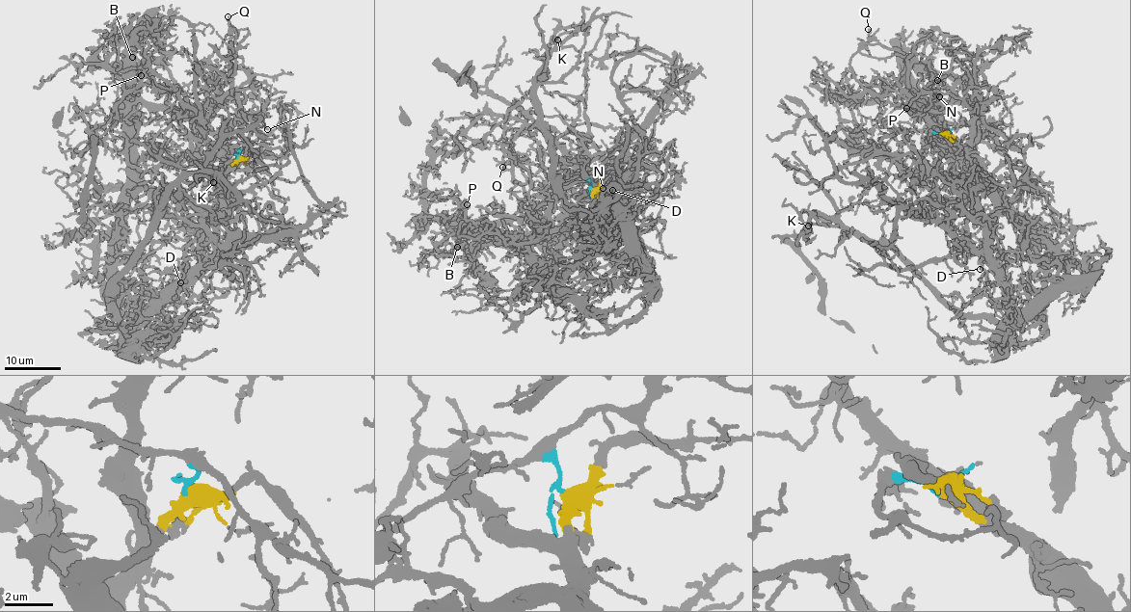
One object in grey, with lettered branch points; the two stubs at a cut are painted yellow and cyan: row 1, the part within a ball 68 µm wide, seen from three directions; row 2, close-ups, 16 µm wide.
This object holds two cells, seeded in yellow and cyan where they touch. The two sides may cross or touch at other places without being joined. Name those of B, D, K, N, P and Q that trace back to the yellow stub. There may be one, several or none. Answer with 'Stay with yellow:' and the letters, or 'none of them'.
Stay with yellow: D, K, N

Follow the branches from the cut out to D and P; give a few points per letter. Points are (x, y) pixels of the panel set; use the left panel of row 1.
D: (236, 158), (228, 170), (214, 215), (201, 234), (201, 264), (180, 282)
P: (236, 158), (240, 152), (191, 137), (178, 118), (142, 97), (128, 62), (133, 54), (140, 75)

